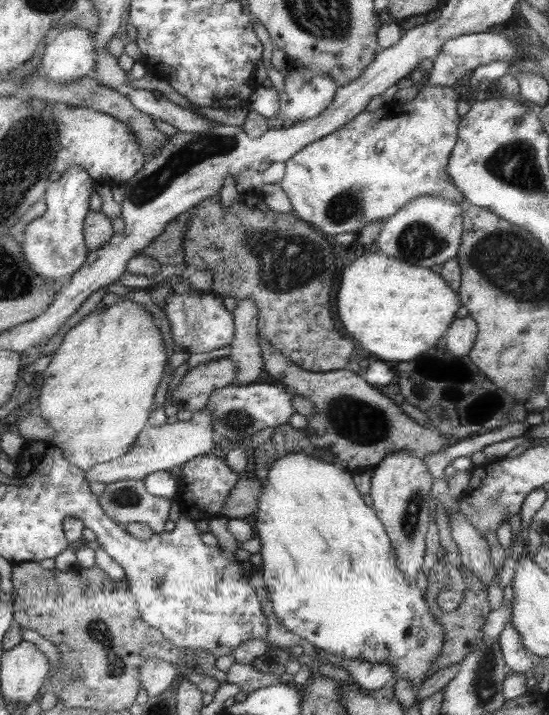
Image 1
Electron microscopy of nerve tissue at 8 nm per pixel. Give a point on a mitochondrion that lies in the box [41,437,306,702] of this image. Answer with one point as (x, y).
(97, 630)

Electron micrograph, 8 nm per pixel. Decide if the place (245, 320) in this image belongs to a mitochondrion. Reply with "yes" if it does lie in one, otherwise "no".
no

